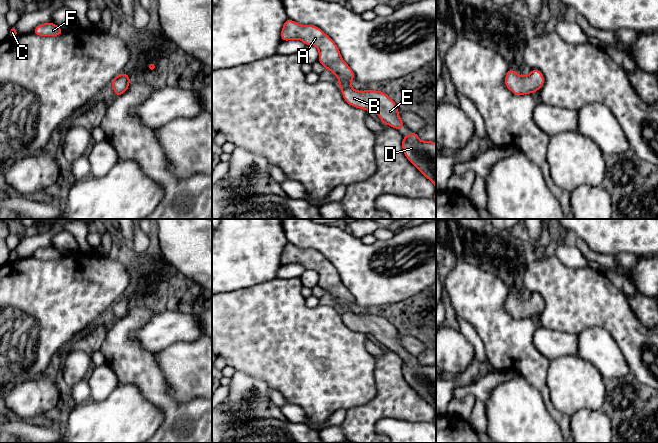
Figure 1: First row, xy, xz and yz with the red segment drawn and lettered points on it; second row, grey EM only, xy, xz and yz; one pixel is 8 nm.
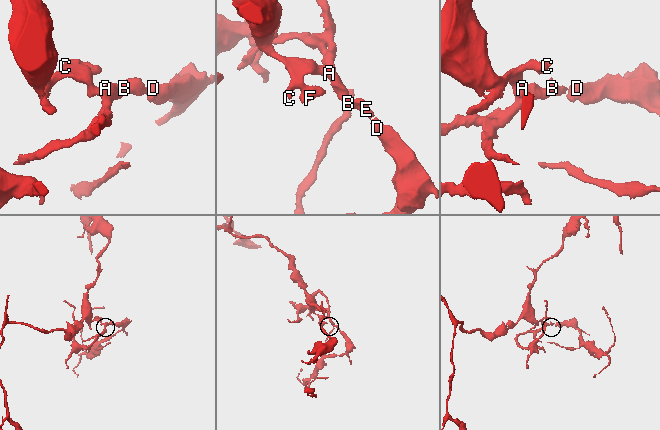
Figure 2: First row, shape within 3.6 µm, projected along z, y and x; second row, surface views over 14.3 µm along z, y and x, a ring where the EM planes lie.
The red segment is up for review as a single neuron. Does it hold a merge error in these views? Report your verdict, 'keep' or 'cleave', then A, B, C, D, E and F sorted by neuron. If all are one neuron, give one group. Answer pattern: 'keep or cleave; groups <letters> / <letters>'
keep; groups A B C D E F

